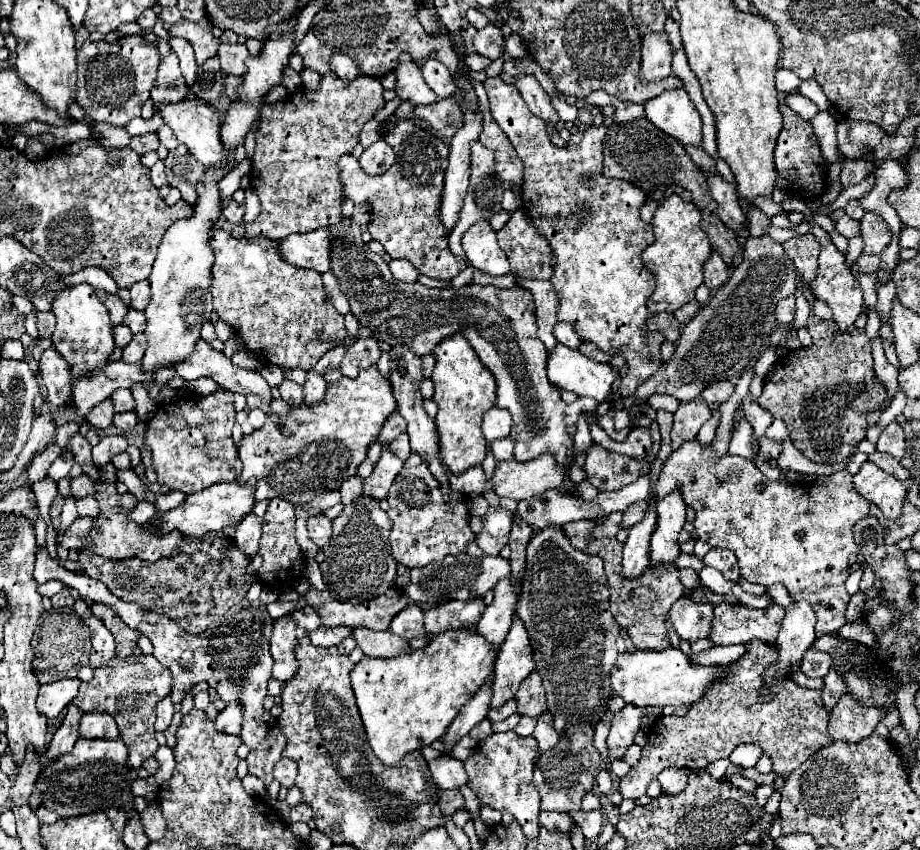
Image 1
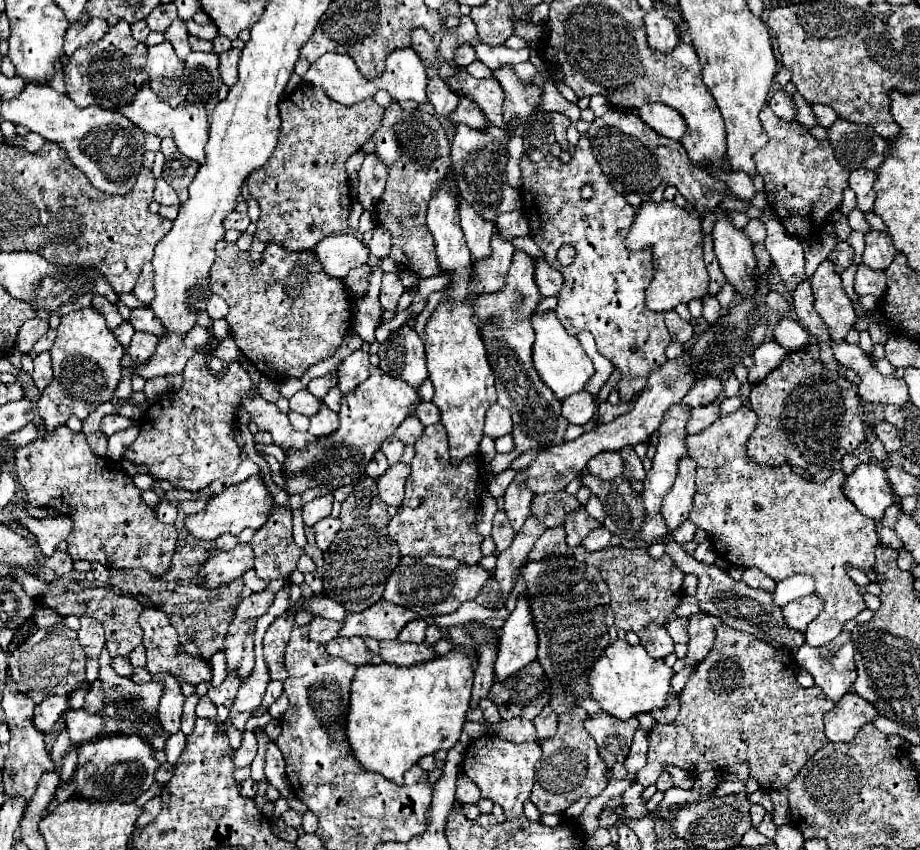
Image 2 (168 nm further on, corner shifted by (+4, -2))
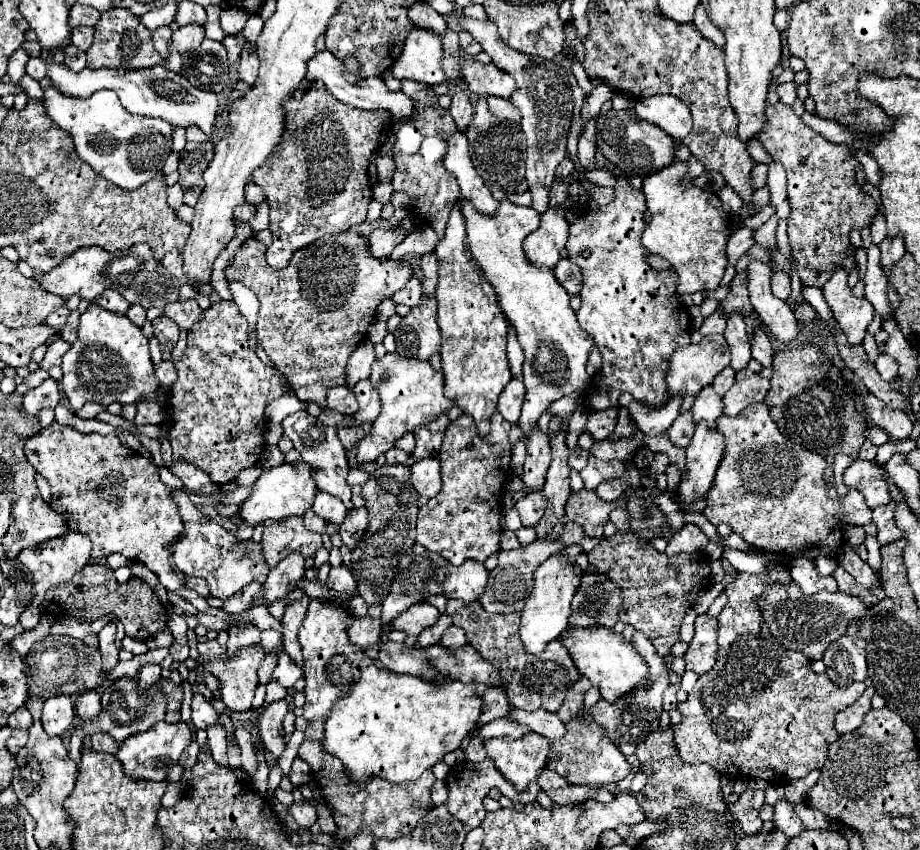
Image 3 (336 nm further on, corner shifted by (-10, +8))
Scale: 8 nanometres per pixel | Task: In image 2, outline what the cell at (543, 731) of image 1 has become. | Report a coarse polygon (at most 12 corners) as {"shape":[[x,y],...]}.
{"shape":[[551,706],[533,720],[539,740],[557,732],[557,714]]}

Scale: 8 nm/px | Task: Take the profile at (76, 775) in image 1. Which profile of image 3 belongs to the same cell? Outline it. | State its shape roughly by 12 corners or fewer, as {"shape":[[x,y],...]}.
{"shape":[[183,720],[129,736],[127,776],[161,782],[193,740]]}

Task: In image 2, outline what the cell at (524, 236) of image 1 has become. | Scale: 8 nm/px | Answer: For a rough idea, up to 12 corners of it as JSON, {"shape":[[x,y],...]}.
{"shape":[[533,258],[535,284],[543,296],[555,296],[561,272]]}

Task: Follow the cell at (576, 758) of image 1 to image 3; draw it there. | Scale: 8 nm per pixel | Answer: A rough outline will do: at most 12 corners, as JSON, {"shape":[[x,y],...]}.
{"shape":[[581,716],[551,740],[547,768],[569,784],[617,784],[629,762]]}

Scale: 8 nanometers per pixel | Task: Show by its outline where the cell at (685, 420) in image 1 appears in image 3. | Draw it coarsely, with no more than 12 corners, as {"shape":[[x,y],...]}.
{"shape":[[751,370],[737,372],[723,396],[725,414],[737,416],[763,402],[769,380]]}

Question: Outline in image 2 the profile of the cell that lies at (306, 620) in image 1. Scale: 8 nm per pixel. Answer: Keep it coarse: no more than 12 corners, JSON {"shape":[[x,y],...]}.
{"shape":[[313,618],[309,638],[325,644],[337,638],[343,624],[325,618]]}

